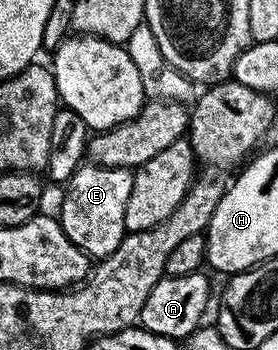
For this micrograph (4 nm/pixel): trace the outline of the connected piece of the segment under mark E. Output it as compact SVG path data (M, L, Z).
M91 162L81 164L80 169L66 182L68 193L60 204L58 219L66 238L81 248L89 258L103 258L114 254L124 241L126 198L130 198L132 172L127 168L103 168Z

